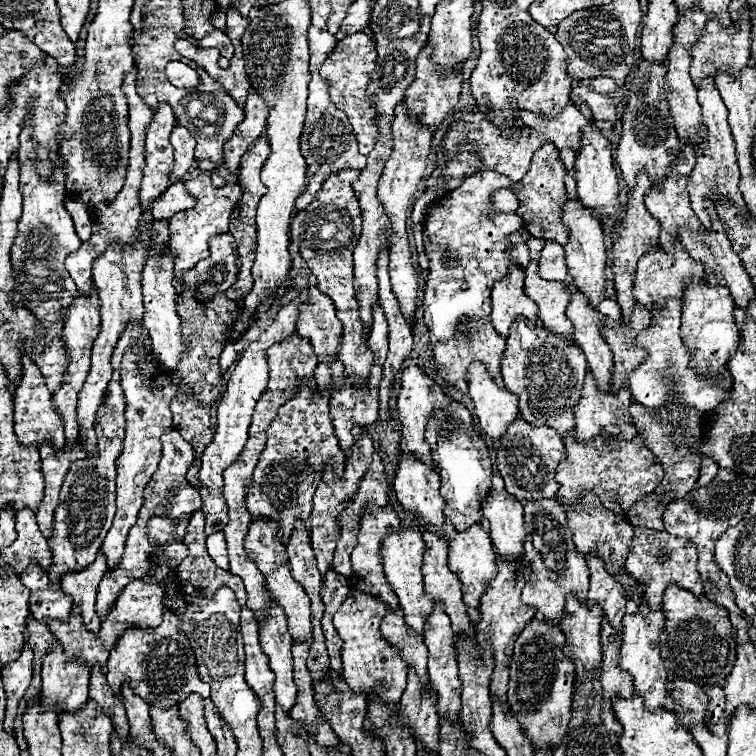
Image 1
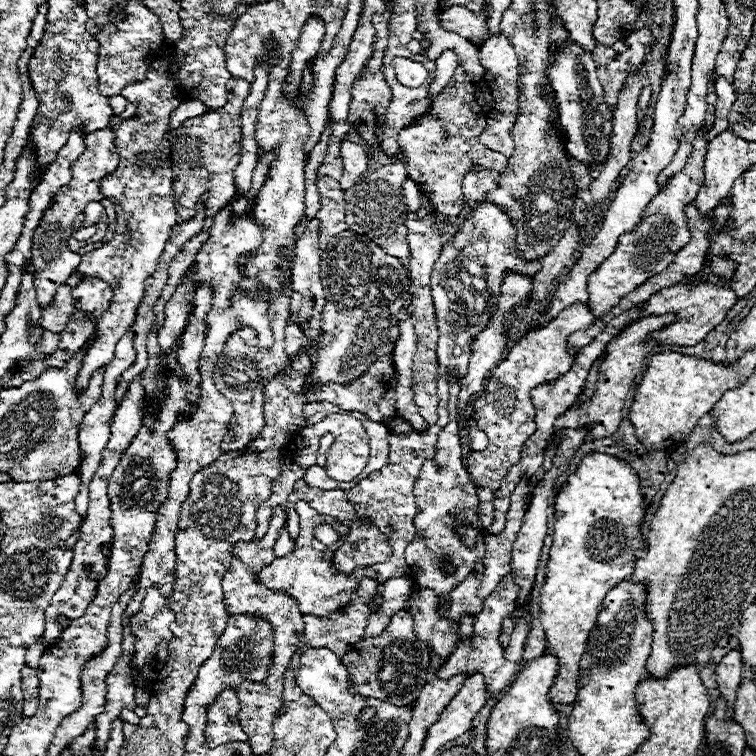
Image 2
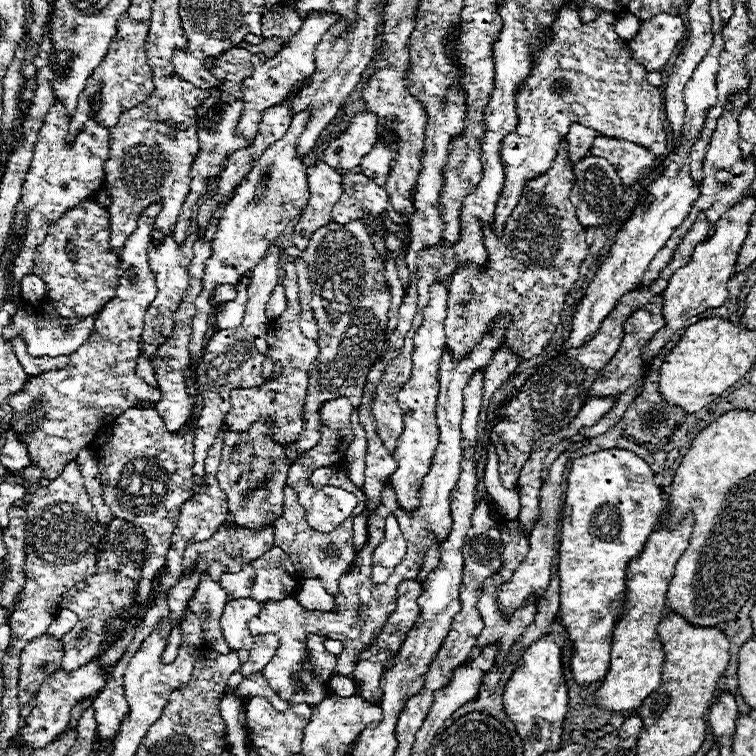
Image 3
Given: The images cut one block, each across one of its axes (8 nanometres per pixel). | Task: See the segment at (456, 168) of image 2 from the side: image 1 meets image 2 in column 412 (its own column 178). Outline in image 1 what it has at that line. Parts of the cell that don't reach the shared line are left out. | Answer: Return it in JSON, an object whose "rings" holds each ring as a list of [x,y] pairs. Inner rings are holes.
{"rings":[[[174,126],[170,134],[170,144],[174,148],[174,164],[172,164],[172,184],[182,180],[182,176],[190,170],[194,162],[194,146],[196,140],[182,126]]]}

